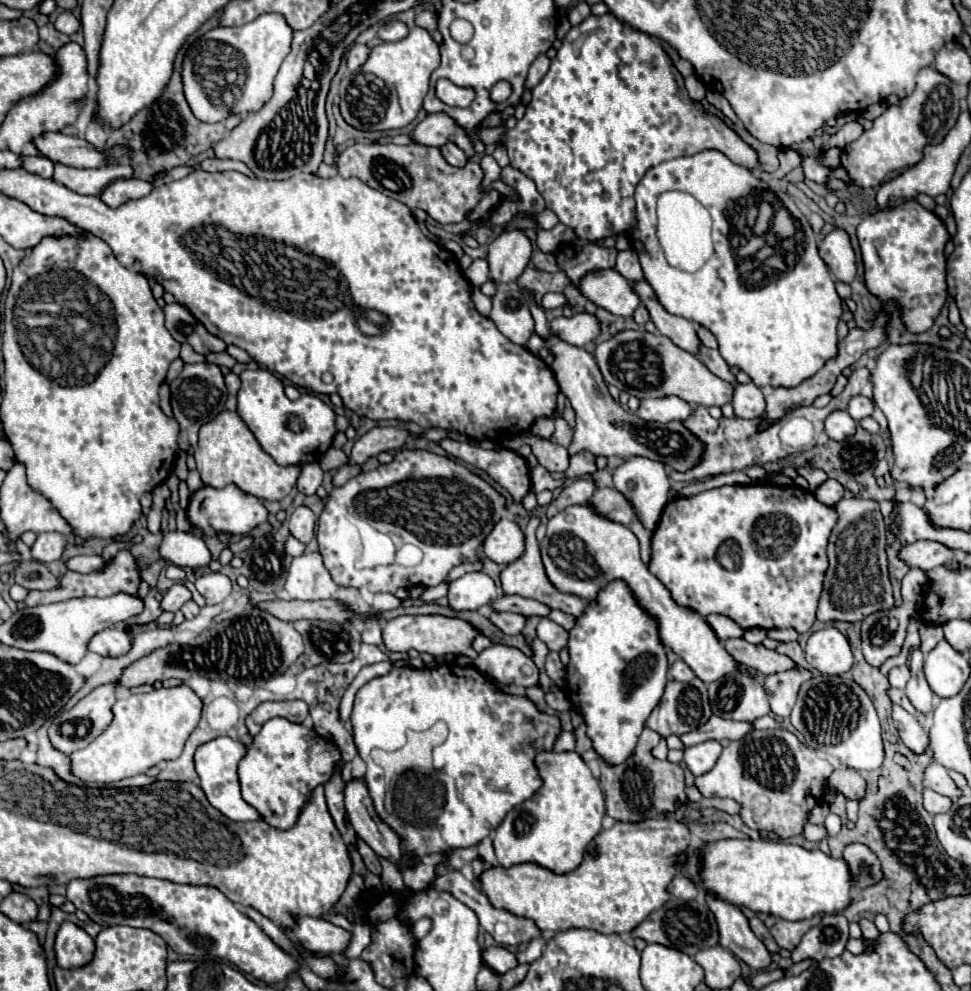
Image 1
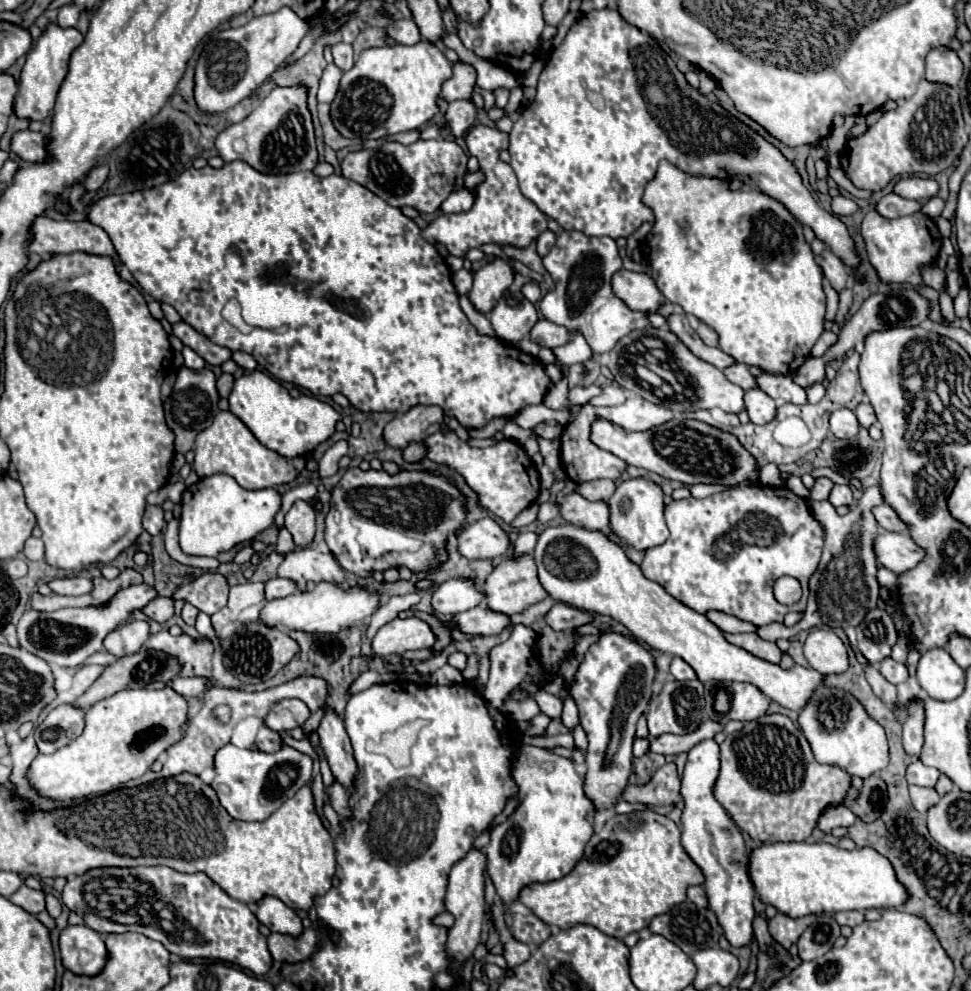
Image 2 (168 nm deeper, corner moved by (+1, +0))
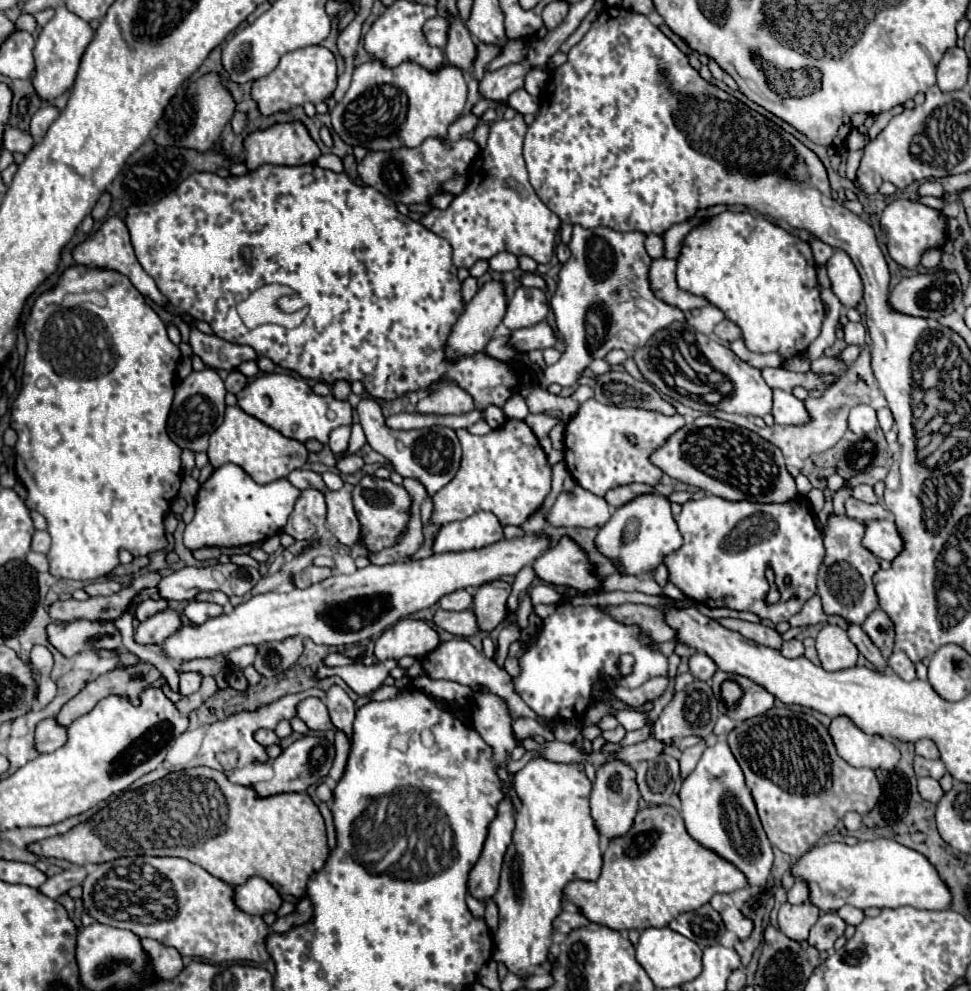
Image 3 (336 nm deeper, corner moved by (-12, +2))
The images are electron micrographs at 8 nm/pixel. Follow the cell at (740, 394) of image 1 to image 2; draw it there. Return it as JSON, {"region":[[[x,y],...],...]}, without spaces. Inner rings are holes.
{"region":[[[760,388],[748,390],[744,400],[746,400],[746,410],[750,414],[750,420],[754,424],[766,424],[766,422],[774,420],[774,416],[776,416],[776,402],[766,392],[762,392]]]}

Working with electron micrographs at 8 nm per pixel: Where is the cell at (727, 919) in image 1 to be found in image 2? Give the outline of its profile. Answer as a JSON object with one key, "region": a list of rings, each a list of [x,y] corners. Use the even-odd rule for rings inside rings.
{"region":[[[702,740],[688,752],[688,760],[682,774],[680,796],[684,800],[682,810],[682,846],[688,856],[702,868],[706,882],[706,894],[710,910],[718,916],[724,936],[732,946],[746,946],[752,940],[752,920],[754,920],[754,884],[748,874],[750,854],[744,844],[742,830],[730,820],[724,806],[714,798],[714,782],[718,780],[720,754],[714,740]]]}

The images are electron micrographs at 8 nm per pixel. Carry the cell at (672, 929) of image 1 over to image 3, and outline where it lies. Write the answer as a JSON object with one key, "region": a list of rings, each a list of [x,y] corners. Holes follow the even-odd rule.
{"region":[[[705,904],[693,912],[679,914],[675,920],[669,922],[669,928],[683,934],[685,938],[697,942],[701,948],[719,944],[721,936],[725,934],[725,924],[717,910],[711,904]]]}

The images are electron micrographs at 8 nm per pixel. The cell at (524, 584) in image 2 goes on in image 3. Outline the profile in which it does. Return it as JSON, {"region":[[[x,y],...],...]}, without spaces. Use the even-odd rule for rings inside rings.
{"region":[[[493,580],[475,592],[475,604],[473,610],[479,620],[479,628],[485,632],[495,630],[507,616],[507,600],[511,596],[511,584],[505,580]]]}

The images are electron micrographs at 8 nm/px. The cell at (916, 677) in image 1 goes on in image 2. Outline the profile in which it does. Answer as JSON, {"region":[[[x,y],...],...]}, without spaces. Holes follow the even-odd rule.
{"region":[[[914,702],[910,706],[910,716],[904,722],[904,736],[902,736],[902,746],[904,746],[906,754],[910,754],[910,756],[920,756],[922,742],[924,742],[922,726],[924,726],[922,704]]]}

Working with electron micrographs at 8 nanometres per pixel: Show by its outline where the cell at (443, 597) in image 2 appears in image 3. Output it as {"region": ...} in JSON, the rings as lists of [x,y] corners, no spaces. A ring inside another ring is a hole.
{"region":[[[467,590],[451,592],[439,600],[439,606],[443,610],[467,610],[473,606],[473,594],[469,594]]]}

